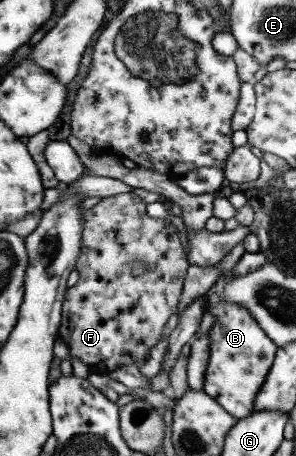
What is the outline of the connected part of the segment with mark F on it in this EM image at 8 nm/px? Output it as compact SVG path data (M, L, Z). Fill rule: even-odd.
M129 192L101 198L91 208L83 210L81 248L73 264L78 279L63 294L61 323L56 338L66 345L69 360L76 357L102 373L110 373L121 365L139 368L147 359L151 347L159 341L165 323L171 314L176 314L183 279L189 267L175 226L165 218L149 217L145 205L141 195Z

